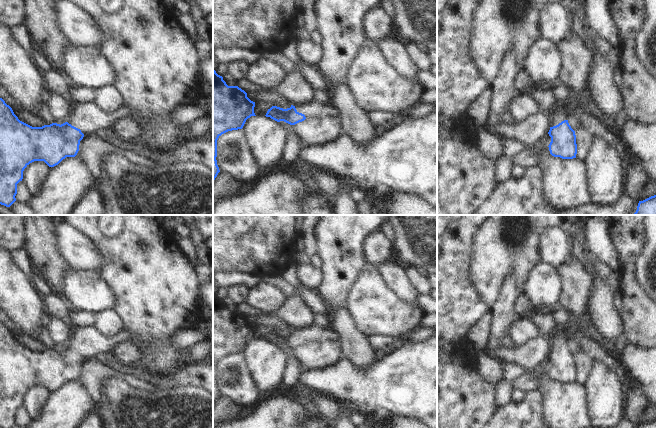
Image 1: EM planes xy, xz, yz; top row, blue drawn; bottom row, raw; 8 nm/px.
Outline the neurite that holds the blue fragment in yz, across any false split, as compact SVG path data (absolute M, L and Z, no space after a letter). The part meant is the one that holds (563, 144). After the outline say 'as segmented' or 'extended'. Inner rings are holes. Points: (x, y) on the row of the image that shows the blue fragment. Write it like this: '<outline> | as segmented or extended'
M557 103L550 113L551 137L549 144L550 154L562 159L576 158L577 144L575 131L571 128L567 120L566 108L563 104Z | extended

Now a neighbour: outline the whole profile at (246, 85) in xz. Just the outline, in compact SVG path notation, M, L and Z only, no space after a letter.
M247 78L241 79L237 81L237 86L247 92L254 92L256 94L259 94L260 92L265 92L267 89L263 88L259 85L256 85L249 81Z

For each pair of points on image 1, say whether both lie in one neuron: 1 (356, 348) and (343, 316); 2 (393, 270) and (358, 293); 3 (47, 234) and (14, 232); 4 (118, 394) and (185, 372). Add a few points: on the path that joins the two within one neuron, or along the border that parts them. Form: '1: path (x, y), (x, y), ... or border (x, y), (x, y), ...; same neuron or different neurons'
1: path (350, 340), (343, 324); same neuron
2: border (374, 266), (384, 282), (397, 296); different neurons
3: border (23, 225), (24, 243), (21, 246); different neurons
4: border (169, 384), (194, 384), (196, 386); different neurons

